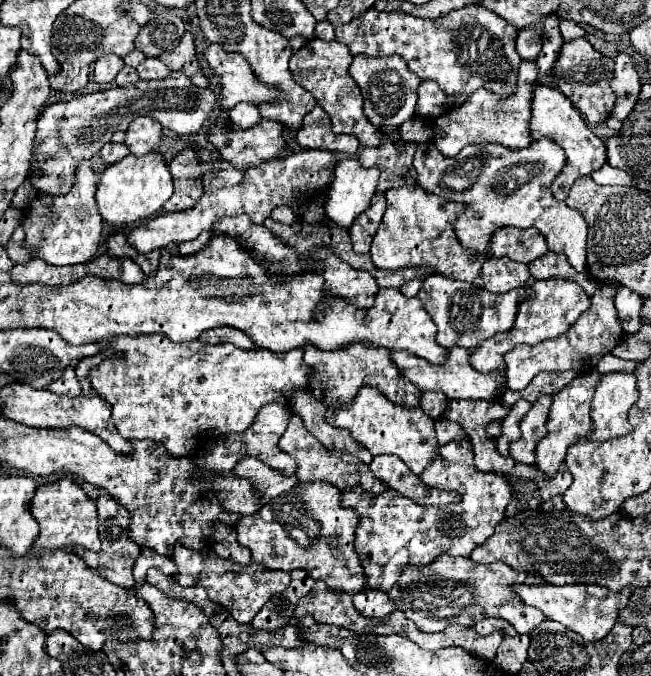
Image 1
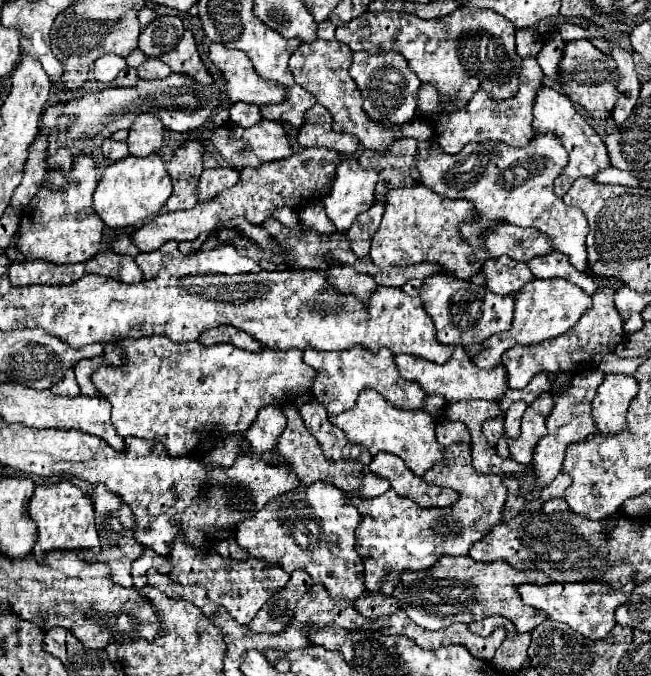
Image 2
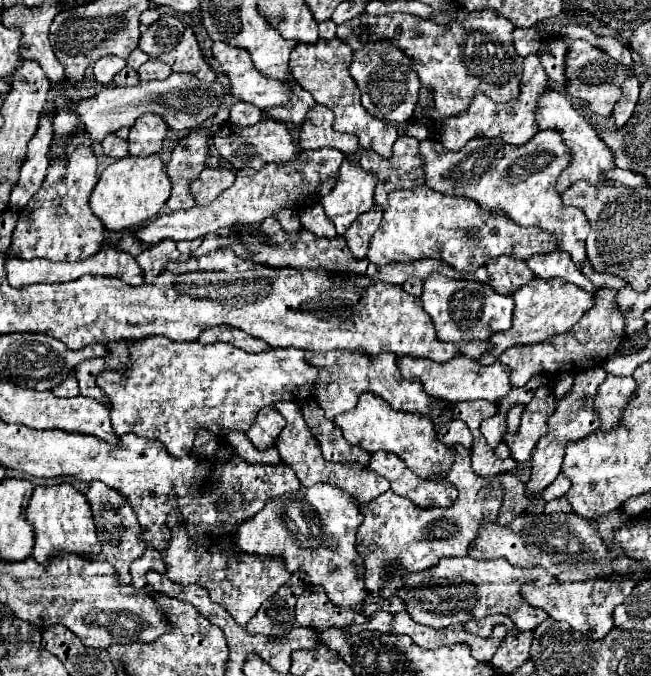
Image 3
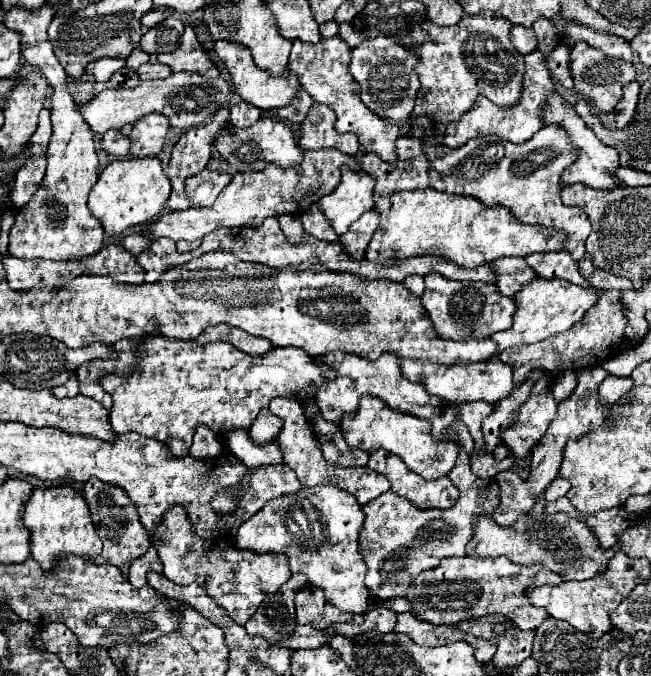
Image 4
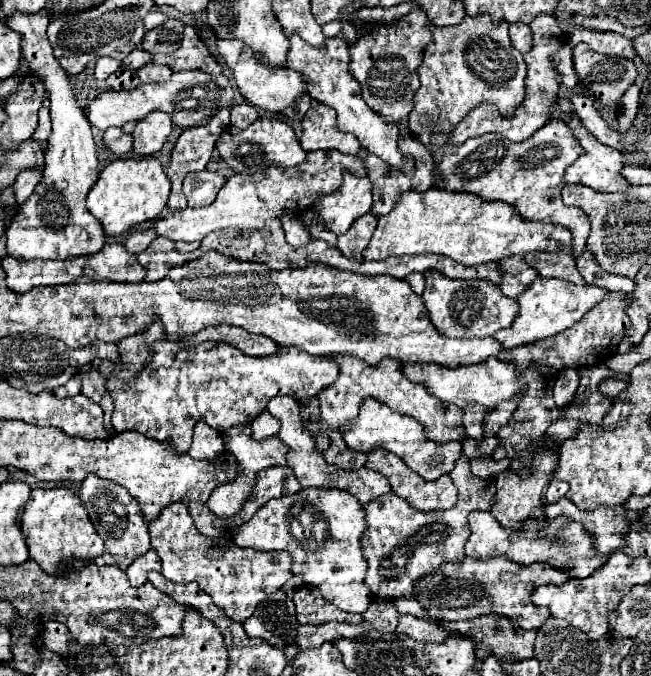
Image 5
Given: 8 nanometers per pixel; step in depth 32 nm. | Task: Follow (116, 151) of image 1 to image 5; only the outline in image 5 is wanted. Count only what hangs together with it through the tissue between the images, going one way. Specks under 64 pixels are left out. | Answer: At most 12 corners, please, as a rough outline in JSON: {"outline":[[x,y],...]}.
{"outline":[[108,128],[104,144],[114,154],[132,150],[132,136],[122,128]]}

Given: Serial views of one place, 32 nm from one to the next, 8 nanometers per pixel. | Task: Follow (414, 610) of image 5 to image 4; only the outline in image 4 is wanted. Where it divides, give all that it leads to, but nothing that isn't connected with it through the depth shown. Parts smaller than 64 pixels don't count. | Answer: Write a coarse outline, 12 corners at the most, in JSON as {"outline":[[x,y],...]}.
{"outline":[[404,598],[386,600],[394,612],[414,614],[412,604]]}

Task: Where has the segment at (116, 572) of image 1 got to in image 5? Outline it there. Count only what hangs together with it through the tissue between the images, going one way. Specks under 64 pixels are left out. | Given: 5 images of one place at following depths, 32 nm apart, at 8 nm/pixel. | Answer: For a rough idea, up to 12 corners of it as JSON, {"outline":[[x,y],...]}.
{"outline":[[100,476],[78,490],[104,538],[98,564],[126,570],[150,548],[128,490]]}

